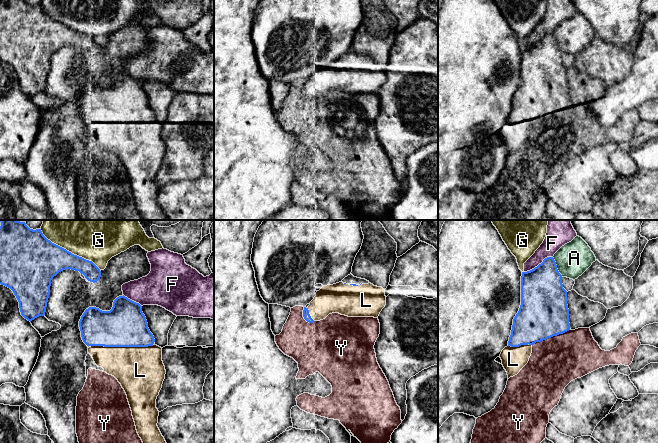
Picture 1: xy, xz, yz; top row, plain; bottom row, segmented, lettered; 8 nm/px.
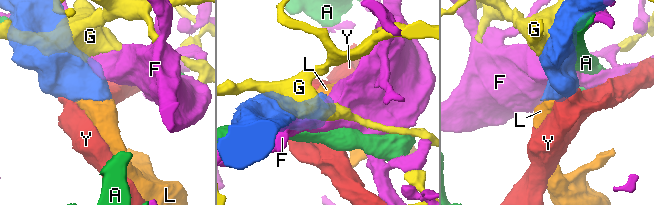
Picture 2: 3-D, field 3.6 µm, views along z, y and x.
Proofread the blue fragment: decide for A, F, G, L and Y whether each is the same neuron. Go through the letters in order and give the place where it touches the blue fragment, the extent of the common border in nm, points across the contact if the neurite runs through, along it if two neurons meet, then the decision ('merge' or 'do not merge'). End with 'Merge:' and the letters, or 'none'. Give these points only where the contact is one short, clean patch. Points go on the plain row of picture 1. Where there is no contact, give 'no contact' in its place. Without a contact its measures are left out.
A: yz (556, 43) | 180 nm | do not merge
F: yz (539, 40) | 260 nm | do not merge
G: xy (68, 27) | 600 nm | do not merge
L: xy (122, 122) | 500 nm | merge
Y: yz (551, 112) | 340 nm | do not merge
Merge: L

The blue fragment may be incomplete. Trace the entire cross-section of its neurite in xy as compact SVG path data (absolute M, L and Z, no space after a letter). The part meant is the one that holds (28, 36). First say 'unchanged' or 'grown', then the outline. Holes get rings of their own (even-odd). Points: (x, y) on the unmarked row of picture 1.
unchanged | M1 0L0 60L13 67L25 95L31 98L45 91L51 56L66 45L79 47L93 59L101 53L92 37L52 19L41 5Z

